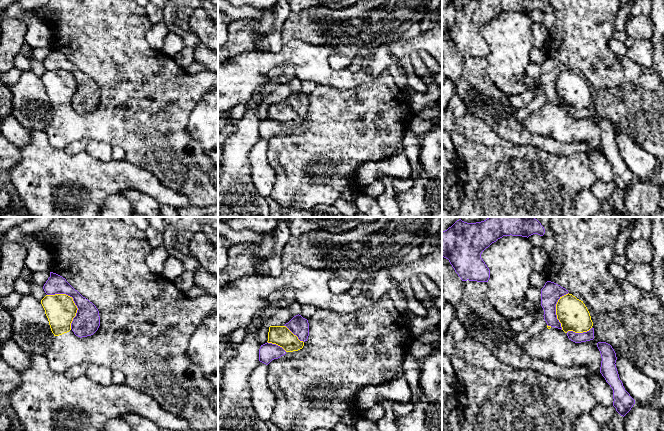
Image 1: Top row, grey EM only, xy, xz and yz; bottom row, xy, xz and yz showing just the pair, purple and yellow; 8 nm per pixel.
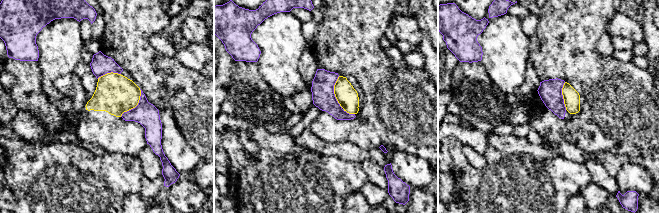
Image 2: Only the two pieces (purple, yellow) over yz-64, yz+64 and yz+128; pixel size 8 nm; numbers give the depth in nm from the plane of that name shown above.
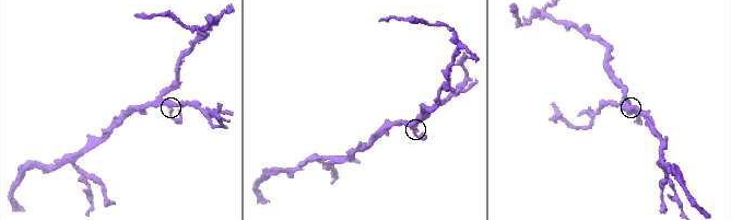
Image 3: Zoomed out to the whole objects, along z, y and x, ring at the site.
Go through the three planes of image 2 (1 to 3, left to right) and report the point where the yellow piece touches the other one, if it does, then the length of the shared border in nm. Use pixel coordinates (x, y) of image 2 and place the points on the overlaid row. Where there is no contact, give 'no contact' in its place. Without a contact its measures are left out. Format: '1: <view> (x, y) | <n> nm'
1: yz-64 (137, 105) | 280 nm
2: yz+64 (333, 92) | 260 nm
3: yz+128 (562, 96) | 220 nm

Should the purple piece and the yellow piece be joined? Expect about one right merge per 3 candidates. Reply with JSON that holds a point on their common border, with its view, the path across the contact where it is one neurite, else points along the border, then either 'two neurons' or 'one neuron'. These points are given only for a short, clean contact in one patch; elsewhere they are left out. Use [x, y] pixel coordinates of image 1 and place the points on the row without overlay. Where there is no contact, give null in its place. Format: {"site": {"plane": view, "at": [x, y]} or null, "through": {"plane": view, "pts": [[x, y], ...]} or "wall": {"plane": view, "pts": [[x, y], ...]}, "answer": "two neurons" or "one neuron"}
{"site": {"plane": "xy", "at": [73, 76]}, "answer": "two neurons"}

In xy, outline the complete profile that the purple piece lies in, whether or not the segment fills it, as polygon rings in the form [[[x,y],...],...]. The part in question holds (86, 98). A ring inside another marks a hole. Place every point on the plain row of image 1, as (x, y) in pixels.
[[[50,48],[43,62],[47,71],[66,70],[73,74],[78,86],[71,99],[74,110],[80,114],[93,111],[100,102],[99,87],[88,75],[75,66],[62,52]]]

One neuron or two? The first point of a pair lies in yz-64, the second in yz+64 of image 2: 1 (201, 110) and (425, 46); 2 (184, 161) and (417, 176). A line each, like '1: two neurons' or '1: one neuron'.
1: two neurons
2: one neuron

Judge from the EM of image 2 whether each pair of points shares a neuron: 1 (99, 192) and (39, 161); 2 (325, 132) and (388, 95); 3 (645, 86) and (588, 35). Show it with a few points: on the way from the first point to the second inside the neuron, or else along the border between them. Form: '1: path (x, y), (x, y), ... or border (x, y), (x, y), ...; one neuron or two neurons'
1: path (84, 192), (70, 192), (54, 176); one neuron
2: path (342, 131), (359, 131), (378, 112); one neuron
3: path (627, 85), (621, 85), (589, 53); one neuron

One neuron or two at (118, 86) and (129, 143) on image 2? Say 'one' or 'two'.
one

